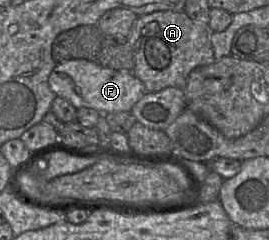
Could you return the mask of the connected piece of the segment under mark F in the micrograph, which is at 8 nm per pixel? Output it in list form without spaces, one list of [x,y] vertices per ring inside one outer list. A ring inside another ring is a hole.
[[[72,59],[59,62],[48,79],[50,89],[66,99],[76,109],[95,109],[100,114],[129,112],[147,92],[145,85],[132,71],[114,70],[86,59]]]

